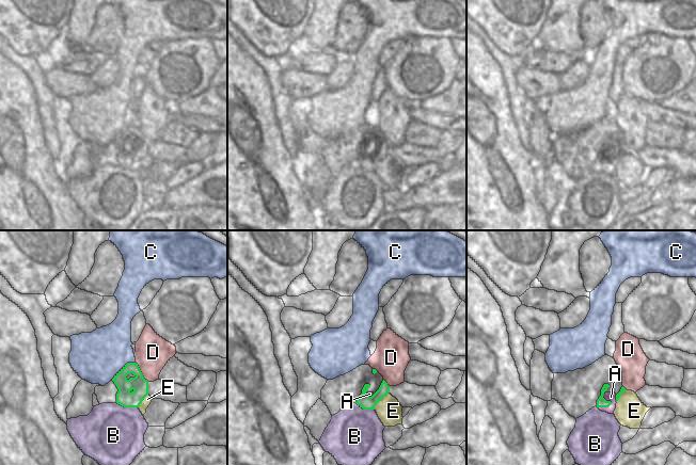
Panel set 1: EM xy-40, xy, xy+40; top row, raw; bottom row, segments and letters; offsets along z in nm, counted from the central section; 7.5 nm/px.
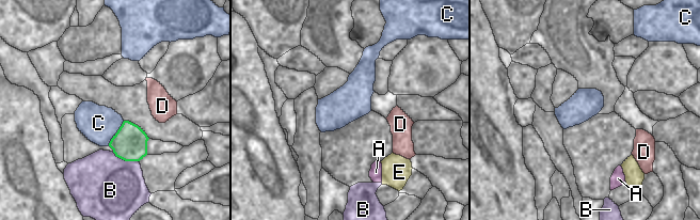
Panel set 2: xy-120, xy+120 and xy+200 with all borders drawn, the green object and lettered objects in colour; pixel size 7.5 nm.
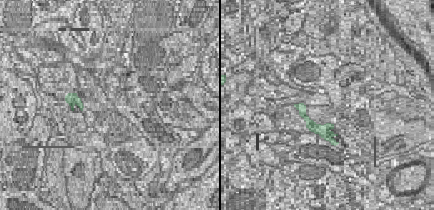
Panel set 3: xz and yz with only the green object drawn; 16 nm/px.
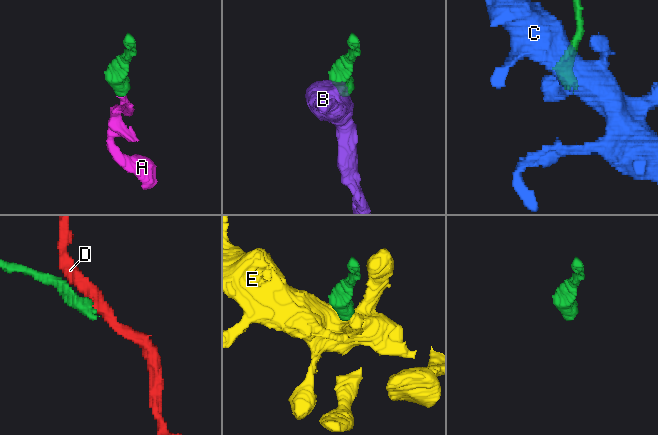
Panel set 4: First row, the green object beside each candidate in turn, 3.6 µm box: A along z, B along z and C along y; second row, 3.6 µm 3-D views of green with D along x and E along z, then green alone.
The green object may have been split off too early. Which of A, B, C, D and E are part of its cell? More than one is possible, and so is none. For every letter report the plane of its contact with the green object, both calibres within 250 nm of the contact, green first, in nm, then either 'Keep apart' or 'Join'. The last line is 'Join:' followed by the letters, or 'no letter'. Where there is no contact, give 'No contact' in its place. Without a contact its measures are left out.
A: Touches green in xy+40. Thickness 80 nm (green) against 70 nm. Join
B: Touches green in xy-40. Thickness 120 nm (green) against 460 nm. Keep apart
C: Touches green in xy-40. Thickness 120 nm (green) against 380 nm. Keep apart
D: Touches green in xy-40. Thickness 120 nm (green) against 260 nm. Keep apart
E: Touches green in xy. Thickness 110 nm (green) against 190 nm. Keep apart
Join: A

